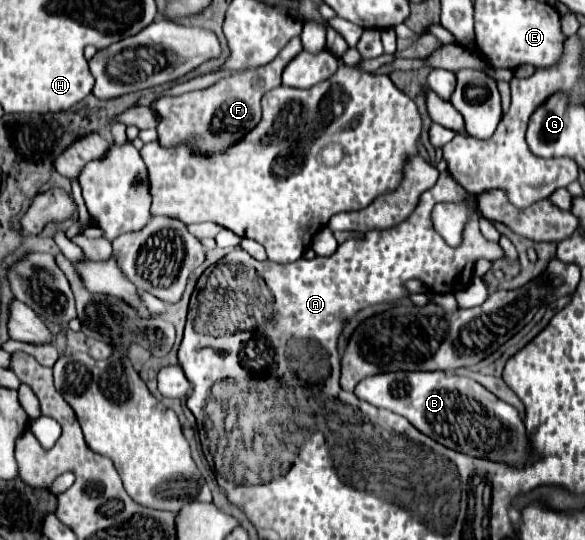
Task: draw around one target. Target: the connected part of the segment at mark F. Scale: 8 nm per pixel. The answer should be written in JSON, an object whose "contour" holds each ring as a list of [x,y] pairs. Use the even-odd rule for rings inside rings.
{"contour":[[[291,39],[289,45],[267,65],[257,69],[247,69],[245,73],[233,73],[227,79],[211,85],[203,91],[191,91],[177,97],[161,97],[155,101],[155,111],[161,115],[157,125],[157,141],[161,147],[177,147],[189,141],[191,137],[197,139],[195,149],[197,153],[213,155],[223,153],[237,141],[241,141],[251,129],[257,127],[261,121],[261,97],[281,85],[281,73],[287,67],[289,59],[295,59],[301,53],[301,39]]]}

